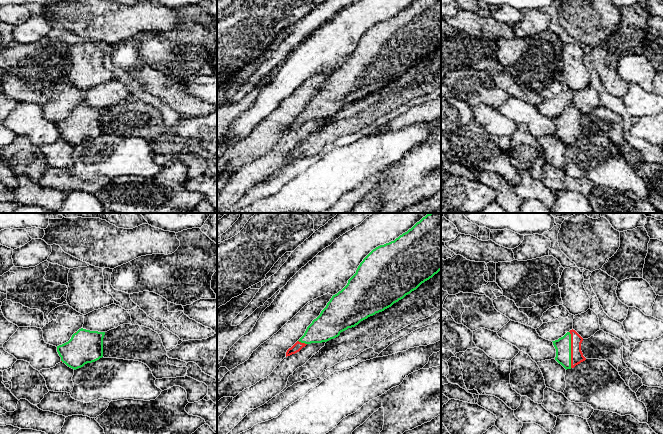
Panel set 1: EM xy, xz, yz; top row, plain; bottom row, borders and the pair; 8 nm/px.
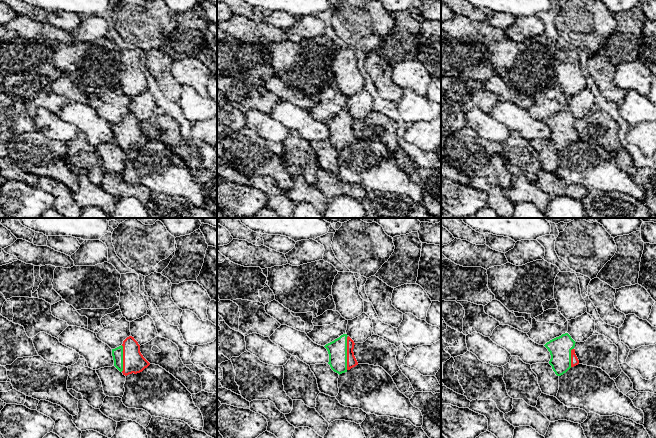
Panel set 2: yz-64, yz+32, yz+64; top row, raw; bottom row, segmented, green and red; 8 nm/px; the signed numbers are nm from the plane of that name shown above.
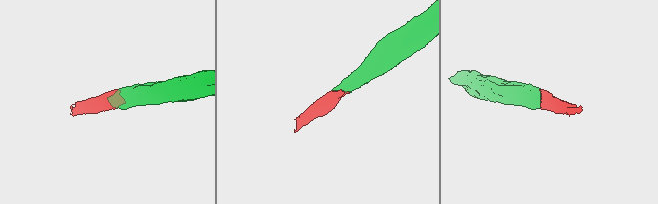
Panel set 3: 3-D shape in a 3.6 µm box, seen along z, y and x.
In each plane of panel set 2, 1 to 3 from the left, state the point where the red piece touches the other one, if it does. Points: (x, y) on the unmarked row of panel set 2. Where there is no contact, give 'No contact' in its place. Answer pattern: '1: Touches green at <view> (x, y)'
1: Touches green at yz-64 (122, 134)
2: Touches green at yz+32 (346, 129)
3: Touches green at yz+64 (570, 133)

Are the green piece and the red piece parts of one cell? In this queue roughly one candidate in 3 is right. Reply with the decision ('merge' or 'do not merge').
merge

